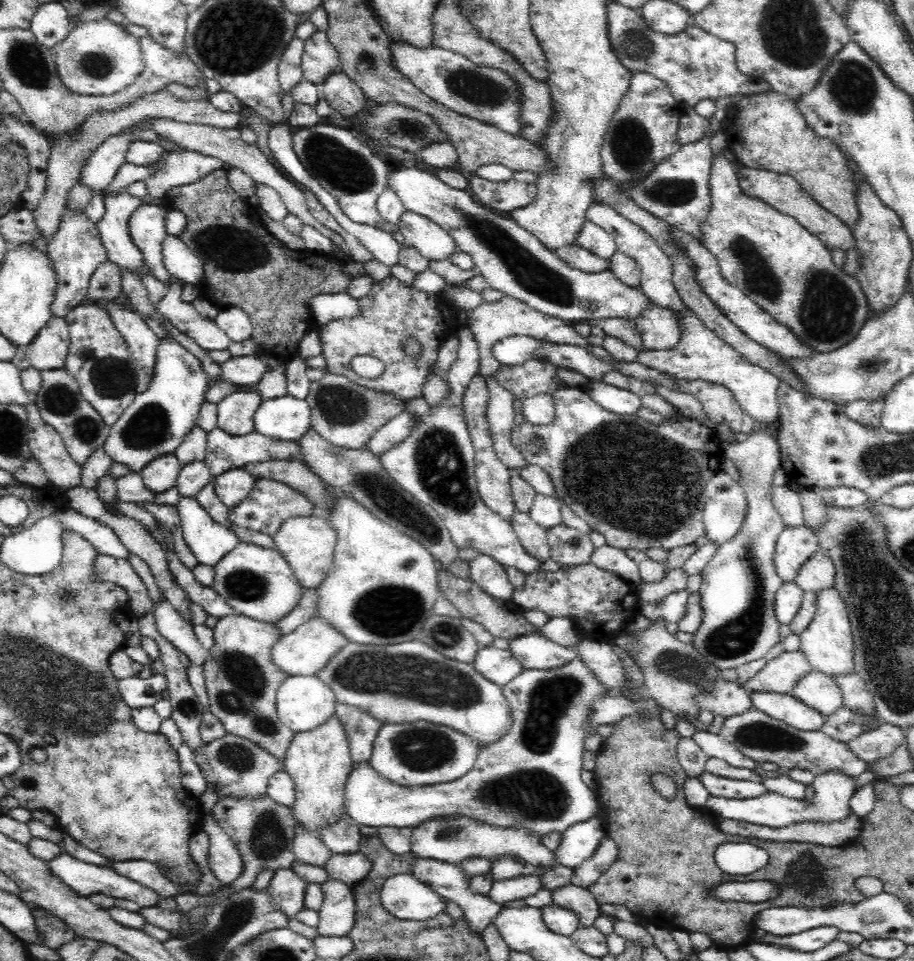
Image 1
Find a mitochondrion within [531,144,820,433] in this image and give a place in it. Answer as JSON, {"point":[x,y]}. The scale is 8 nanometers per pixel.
{"point":[760,277]}

